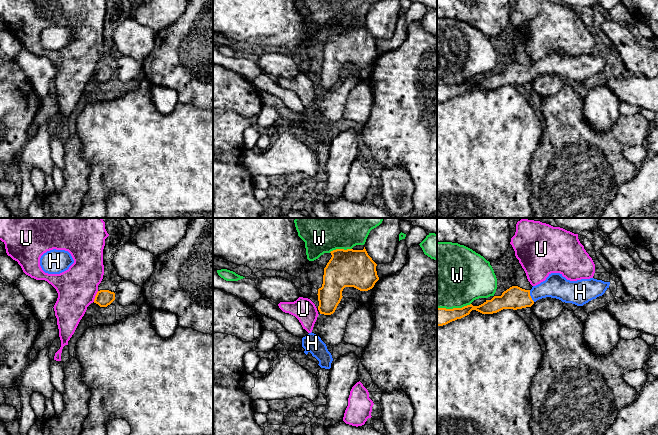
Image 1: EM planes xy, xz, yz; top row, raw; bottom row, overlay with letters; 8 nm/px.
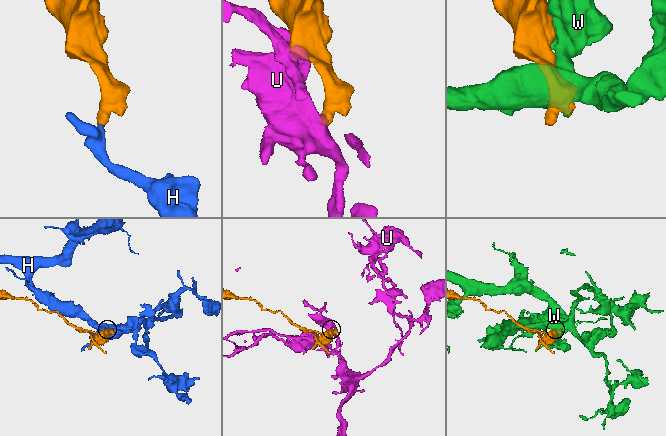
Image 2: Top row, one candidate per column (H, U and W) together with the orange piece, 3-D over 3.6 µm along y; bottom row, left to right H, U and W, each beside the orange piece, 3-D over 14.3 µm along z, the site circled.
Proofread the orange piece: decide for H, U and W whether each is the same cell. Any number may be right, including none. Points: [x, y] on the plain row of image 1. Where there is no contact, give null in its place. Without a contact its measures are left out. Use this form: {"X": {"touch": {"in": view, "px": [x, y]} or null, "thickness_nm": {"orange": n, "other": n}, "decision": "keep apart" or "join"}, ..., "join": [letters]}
{"H": {"touch": {"in": "yz", "px": [530, 72]}, "thickness_nm": {"orange": 180, "other": 190}, "decision": "join"}, "U": {"touch": {"in": "xy", "px": [95, 72]}, "thickness_nm": {"orange": 140, "other": 320}, "decision": "keep apart"}, "W": {"touch": {"in": "yz", "px": [453, 84]}, "thickness_nm": {"orange": 140, "other": 500}, "decision": "keep apart"}, "join": ["H"]}

